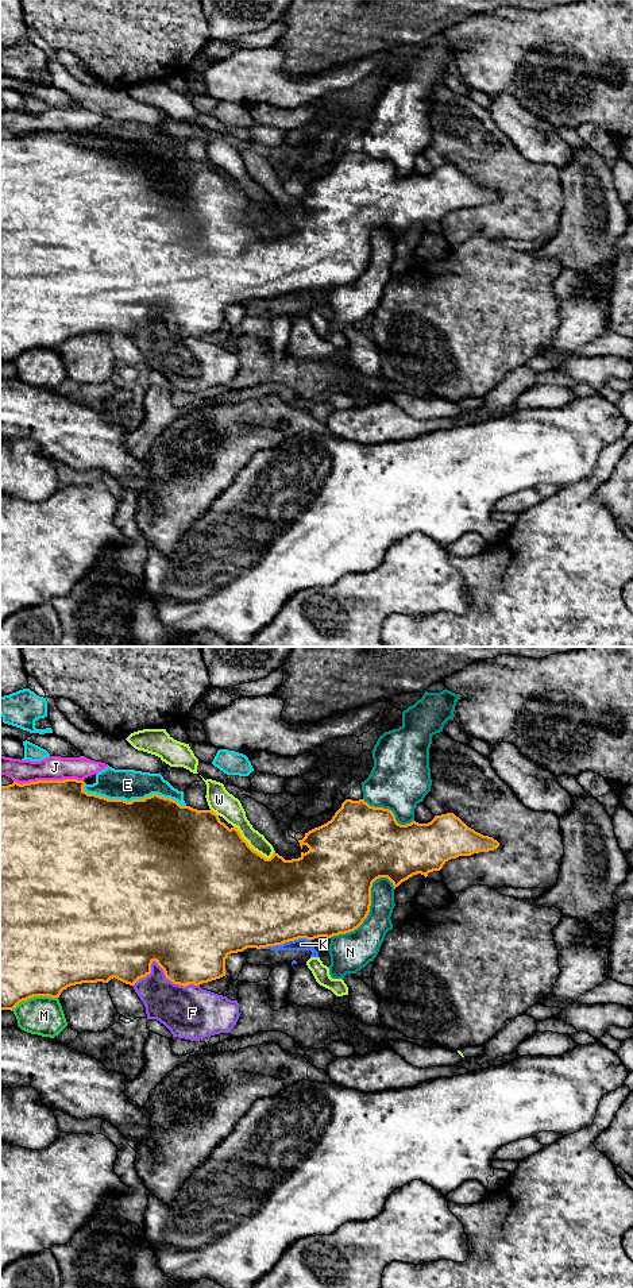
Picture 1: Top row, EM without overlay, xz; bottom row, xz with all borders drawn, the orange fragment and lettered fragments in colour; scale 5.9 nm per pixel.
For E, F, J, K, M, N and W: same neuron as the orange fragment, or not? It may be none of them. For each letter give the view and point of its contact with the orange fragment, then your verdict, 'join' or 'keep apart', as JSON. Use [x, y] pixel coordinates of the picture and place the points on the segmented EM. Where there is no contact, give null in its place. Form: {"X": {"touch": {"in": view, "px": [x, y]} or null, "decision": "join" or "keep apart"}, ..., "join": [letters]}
{"E": {"touch": {"in": "xz", "px": [134, 799]}, "decision": "keep apart"}, "F": {"touch": {"in": "xz", "px": [163, 971]}, "decision": "keep apart"}, "J": {"touch": {"in": "xz", "px": [47, 781]}, "decision": "keep apart"}, "K": {"touch": {"in": "xz", "px": [285, 941]}, "decision": "keep apart"}, "M": {"touch": {"in": "xz", "px": [34, 995]}, "decision": "keep apart"}, "N": {"touch": {"in": "xz", "px": [369, 909]}, "decision": "keep apart"}, "W": {"touch": {"in": "xz", "px": [250, 847]}, "decision": "keep apart"}, "join": []}

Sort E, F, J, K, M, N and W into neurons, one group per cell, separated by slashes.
E K / F / J / M / N / W

